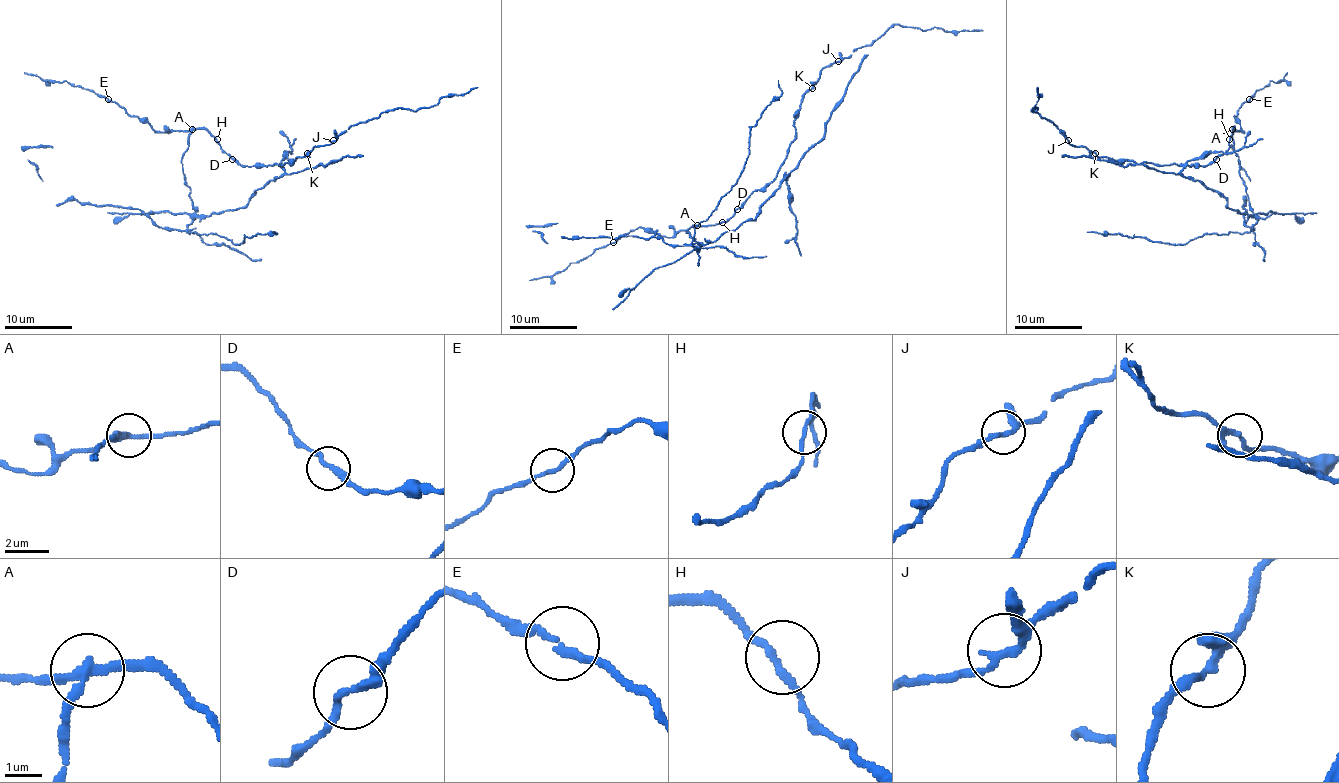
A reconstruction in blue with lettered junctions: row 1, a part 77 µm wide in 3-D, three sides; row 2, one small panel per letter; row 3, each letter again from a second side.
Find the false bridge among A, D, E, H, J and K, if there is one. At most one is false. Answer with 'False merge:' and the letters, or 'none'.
False merge: A

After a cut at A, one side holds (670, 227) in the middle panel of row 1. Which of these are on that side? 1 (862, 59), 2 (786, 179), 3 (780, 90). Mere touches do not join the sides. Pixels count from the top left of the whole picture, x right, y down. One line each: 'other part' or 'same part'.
1: other part
2: other part
3: other part

